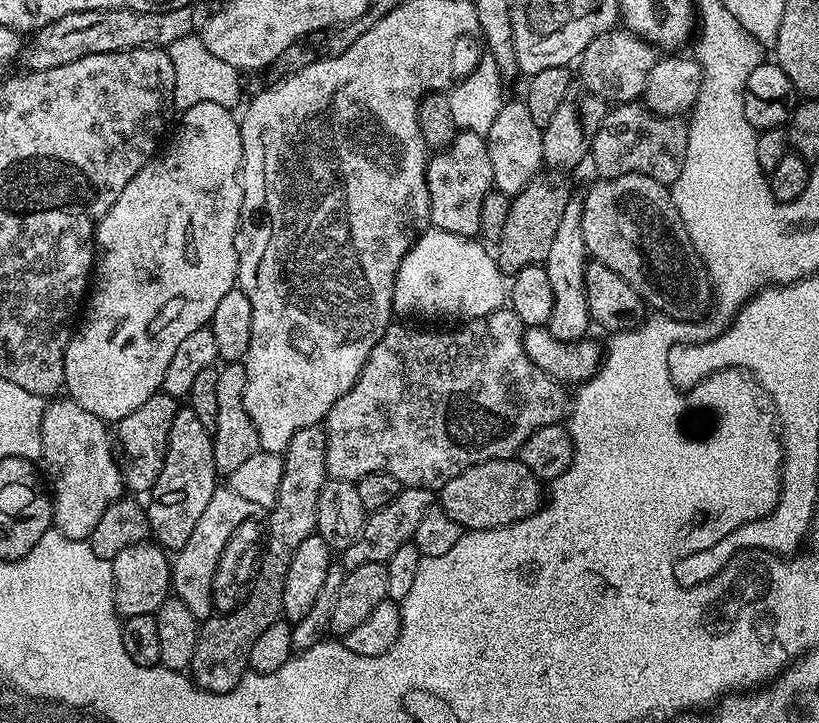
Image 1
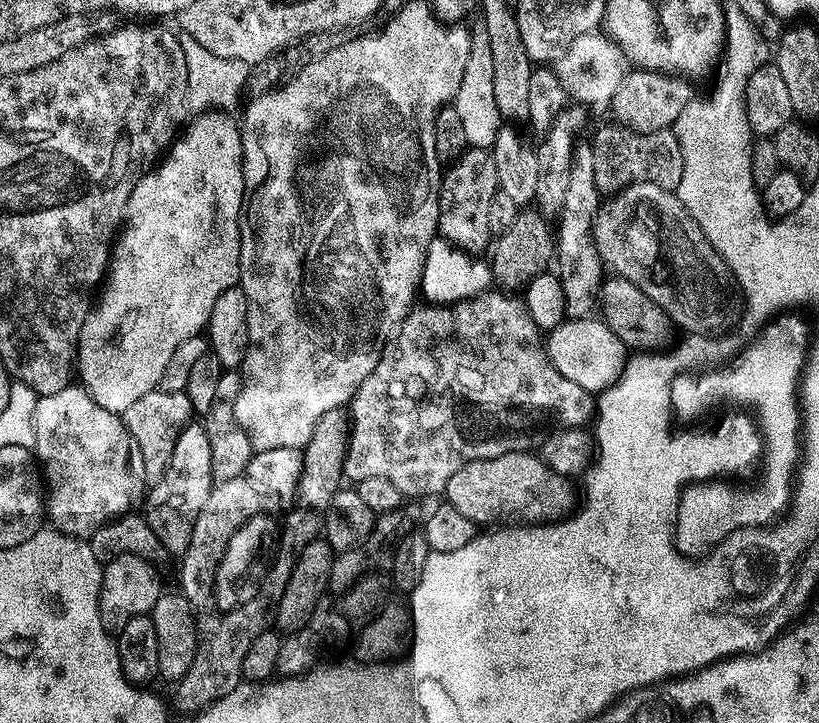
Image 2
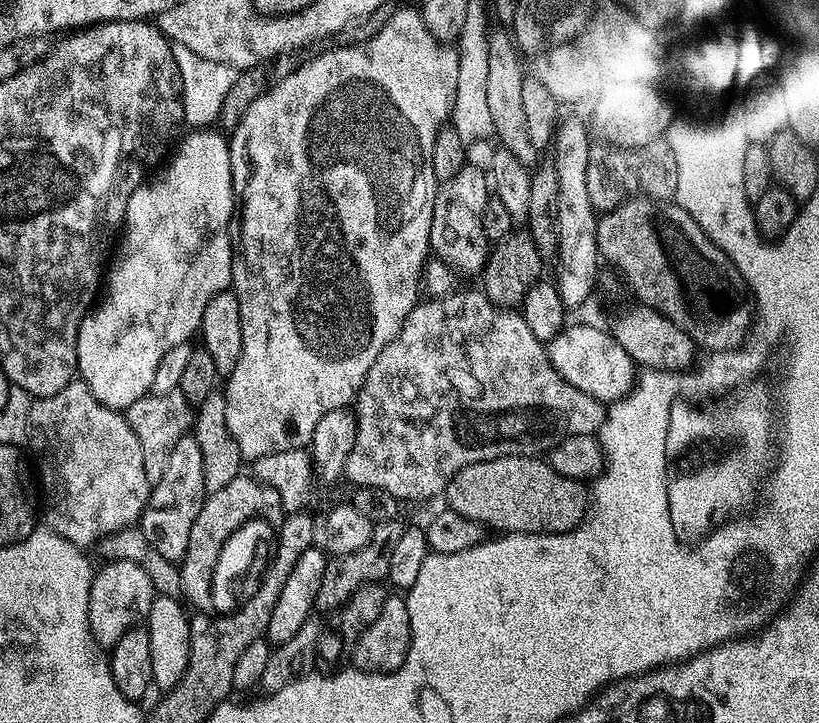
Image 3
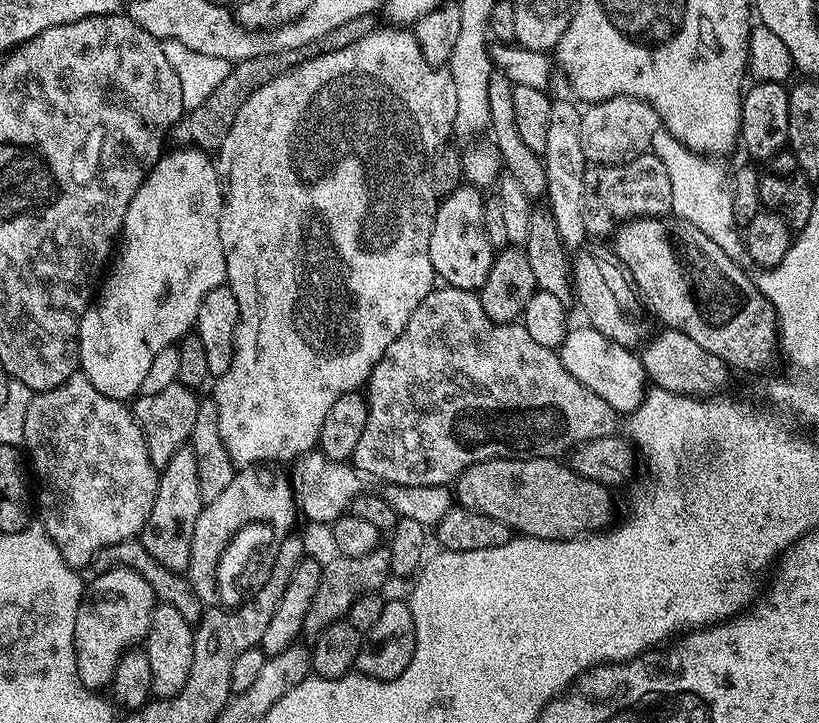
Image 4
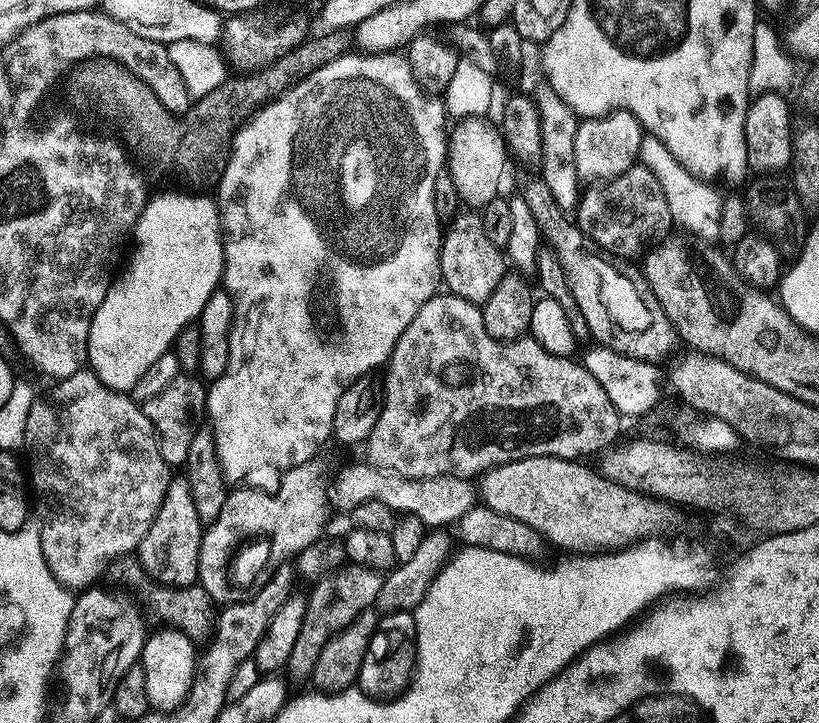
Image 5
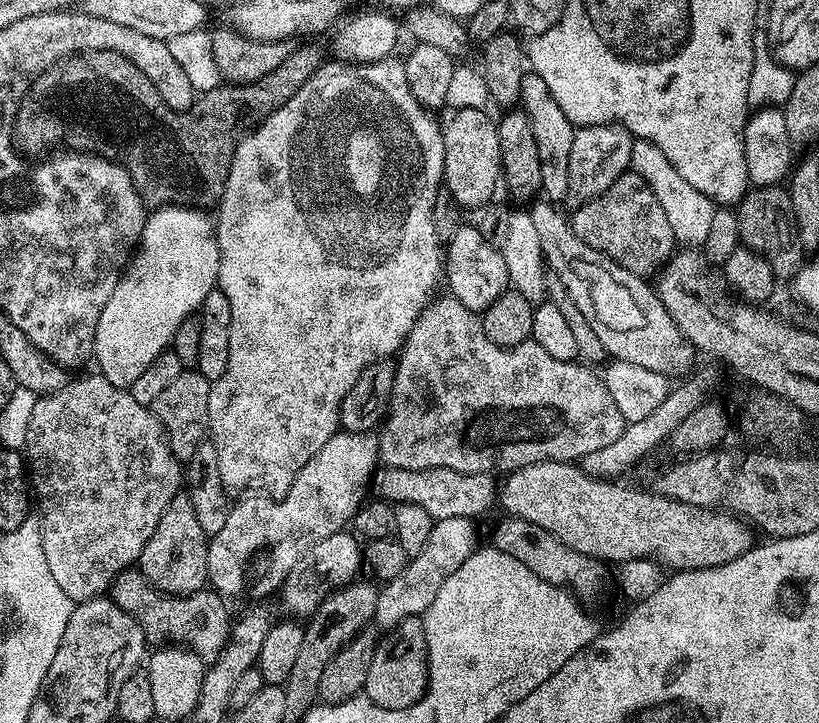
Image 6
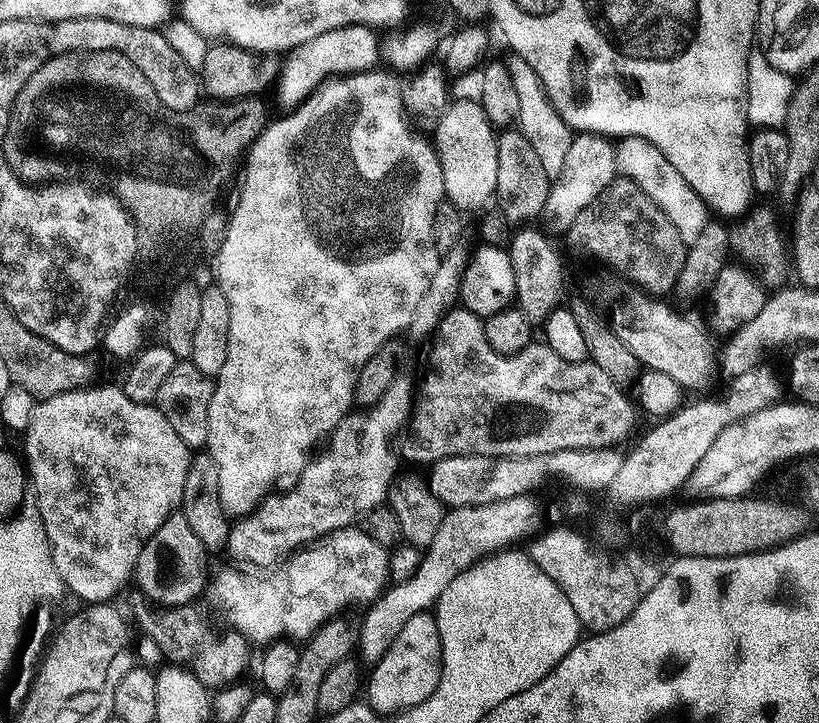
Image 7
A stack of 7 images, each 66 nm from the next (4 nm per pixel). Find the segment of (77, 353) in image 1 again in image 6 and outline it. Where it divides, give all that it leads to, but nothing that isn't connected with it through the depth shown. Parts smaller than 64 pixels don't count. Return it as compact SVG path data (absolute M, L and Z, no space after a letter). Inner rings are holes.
M165 204L147 213L139 244L132 252L106 306L102 306L94 334L94 364L96 360L100 367L97 368L99 375L104 376L106 382L125 390L131 389L142 370L146 370L146 366L150 366L150 362L154 362L154 358L161 356L171 345L178 326L188 317L199 313L206 294L217 287L220 251L213 217L204 212L207 211L196 206Z

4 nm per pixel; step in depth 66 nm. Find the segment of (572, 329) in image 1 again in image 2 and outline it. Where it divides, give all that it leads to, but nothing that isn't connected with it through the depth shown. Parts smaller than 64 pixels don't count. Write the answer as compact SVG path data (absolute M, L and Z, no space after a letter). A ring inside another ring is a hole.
M591 143L577 145L574 166L570 170L570 190L566 202L560 207L558 227L554 232L554 275L560 281L564 295L564 311L569 317L584 318L593 311L596 294L602 279L602 261L592 241L592 222L602 202L602 193L594 182L594 154Z

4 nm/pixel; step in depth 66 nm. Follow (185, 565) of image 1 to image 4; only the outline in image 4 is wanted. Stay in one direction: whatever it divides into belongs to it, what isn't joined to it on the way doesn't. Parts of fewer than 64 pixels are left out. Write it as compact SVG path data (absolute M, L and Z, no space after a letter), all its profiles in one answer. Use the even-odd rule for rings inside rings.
M237 471L230 486L226 486L218 498L207 501L198 514L198 522L194 522L194 538L190 538L190 562L186 575L201 605L211 605L217 599L216 571L220 556L243 527L251 523L268 524L276 534L288 534L293 531L292 523L296 516L298 520L296 497L292 495L292 485L287 479L277 484L263 484L248 472L251 471Z

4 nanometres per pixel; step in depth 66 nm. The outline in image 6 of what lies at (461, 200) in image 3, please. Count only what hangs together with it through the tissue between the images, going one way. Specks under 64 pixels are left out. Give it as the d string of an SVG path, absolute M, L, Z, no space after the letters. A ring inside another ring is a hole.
M475 226L460 228L446 240L446 251L442 256L442 276L445 281L448 279L451 299L462 302L462 306L477 314L484 313L510 288L503 251L490 246L490 242L482 238Z

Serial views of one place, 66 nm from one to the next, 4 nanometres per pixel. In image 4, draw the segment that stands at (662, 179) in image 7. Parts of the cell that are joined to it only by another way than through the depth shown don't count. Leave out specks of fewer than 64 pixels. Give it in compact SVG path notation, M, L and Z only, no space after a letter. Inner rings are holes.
M663 130L654 134L651 151L662 162L662 166L666 166L666 174L670 176L671 215L698 226L698 230L702 230L706 238L718 242L728 256L743 257L744 241L734 214L729 169L727 172L715 159L690 151L678 138Z

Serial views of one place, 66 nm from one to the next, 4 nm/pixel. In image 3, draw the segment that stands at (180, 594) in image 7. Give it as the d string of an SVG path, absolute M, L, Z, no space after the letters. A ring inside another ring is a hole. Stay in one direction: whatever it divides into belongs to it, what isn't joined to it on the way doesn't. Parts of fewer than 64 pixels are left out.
M189 434L181 438L174 450L170 450L170 458L166 458L166 471L157 484L151 485L148 504L138 521L138 527L150 538L150 546L154 546L162 558L173 562L184 559L186 545L190 543L190 530L194 526L194 518L198 518L205 495L202 450L195 435Z

